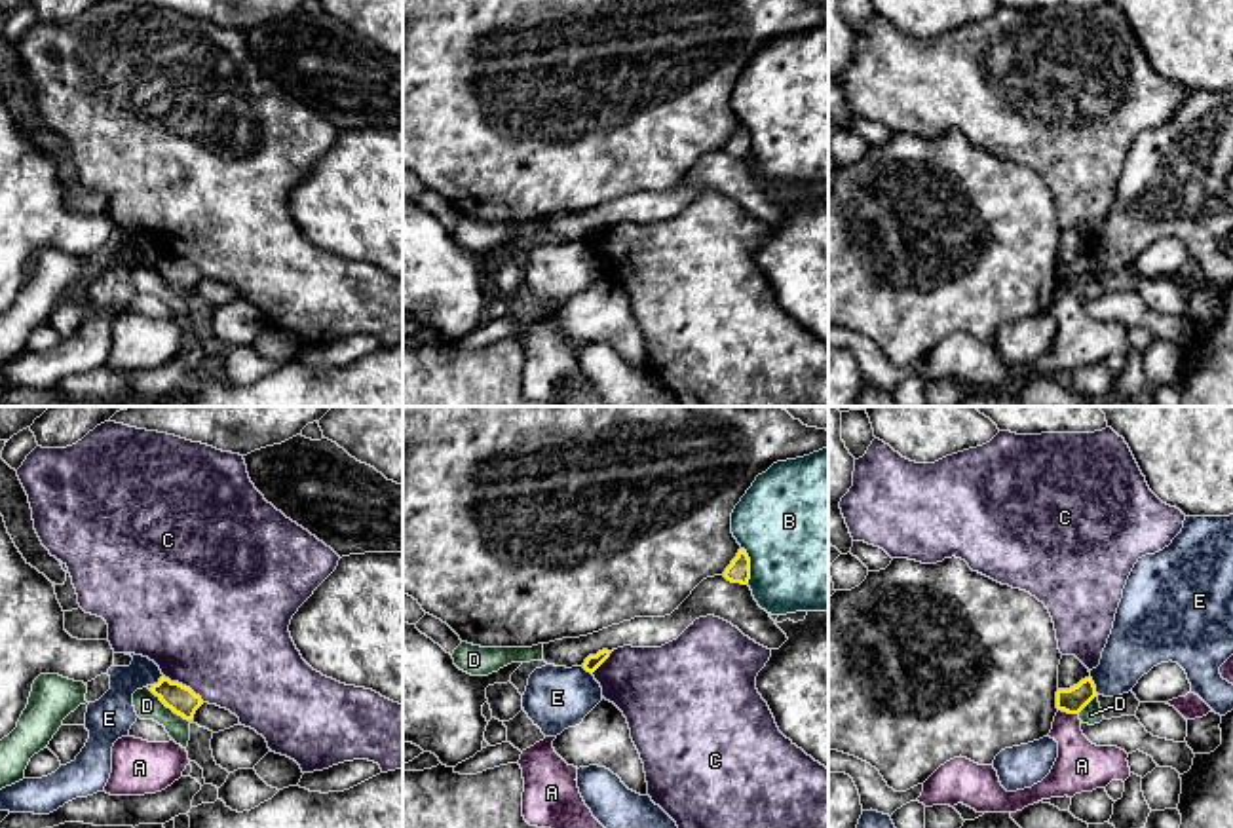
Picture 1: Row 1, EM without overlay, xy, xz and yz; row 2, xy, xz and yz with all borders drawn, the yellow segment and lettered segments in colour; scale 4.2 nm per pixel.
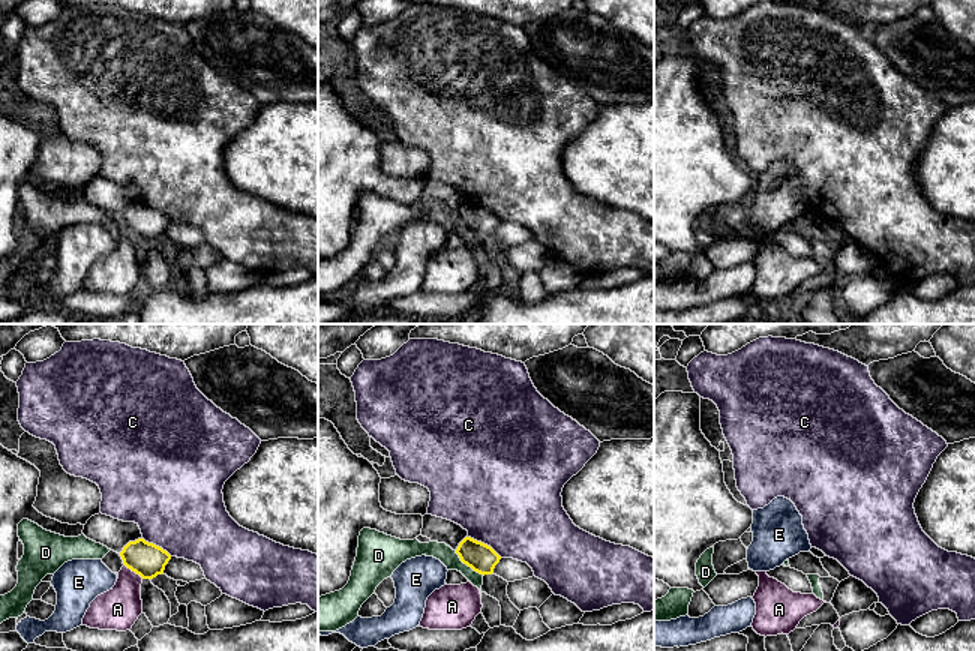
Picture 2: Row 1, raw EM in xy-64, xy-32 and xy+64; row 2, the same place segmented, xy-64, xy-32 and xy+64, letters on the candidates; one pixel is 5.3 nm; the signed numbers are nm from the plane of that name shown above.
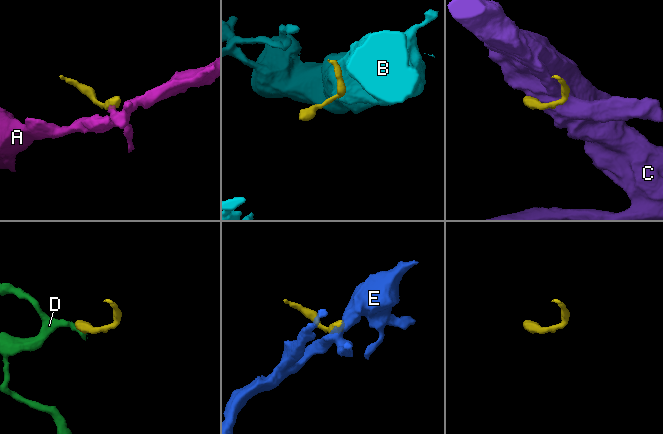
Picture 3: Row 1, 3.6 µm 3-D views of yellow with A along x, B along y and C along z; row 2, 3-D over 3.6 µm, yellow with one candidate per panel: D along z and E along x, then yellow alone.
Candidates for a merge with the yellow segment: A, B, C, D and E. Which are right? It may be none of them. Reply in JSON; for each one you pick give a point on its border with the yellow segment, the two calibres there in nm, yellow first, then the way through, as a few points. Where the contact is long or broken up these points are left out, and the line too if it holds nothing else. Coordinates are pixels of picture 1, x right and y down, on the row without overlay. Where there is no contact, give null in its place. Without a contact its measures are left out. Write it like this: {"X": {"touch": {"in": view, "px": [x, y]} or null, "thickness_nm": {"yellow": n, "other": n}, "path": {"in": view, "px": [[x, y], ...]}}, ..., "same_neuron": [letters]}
{"same_neuron": []}

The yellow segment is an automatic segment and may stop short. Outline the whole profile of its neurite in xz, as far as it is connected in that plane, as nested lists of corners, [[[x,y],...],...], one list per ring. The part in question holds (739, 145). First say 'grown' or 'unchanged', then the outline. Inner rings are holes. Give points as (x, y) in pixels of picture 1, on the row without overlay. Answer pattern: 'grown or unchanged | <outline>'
unchanged | [[[739,123],[737,131],[726,142],[724,152],[731,158],[747,160],[750,154],[750,133],[745,123]]]

